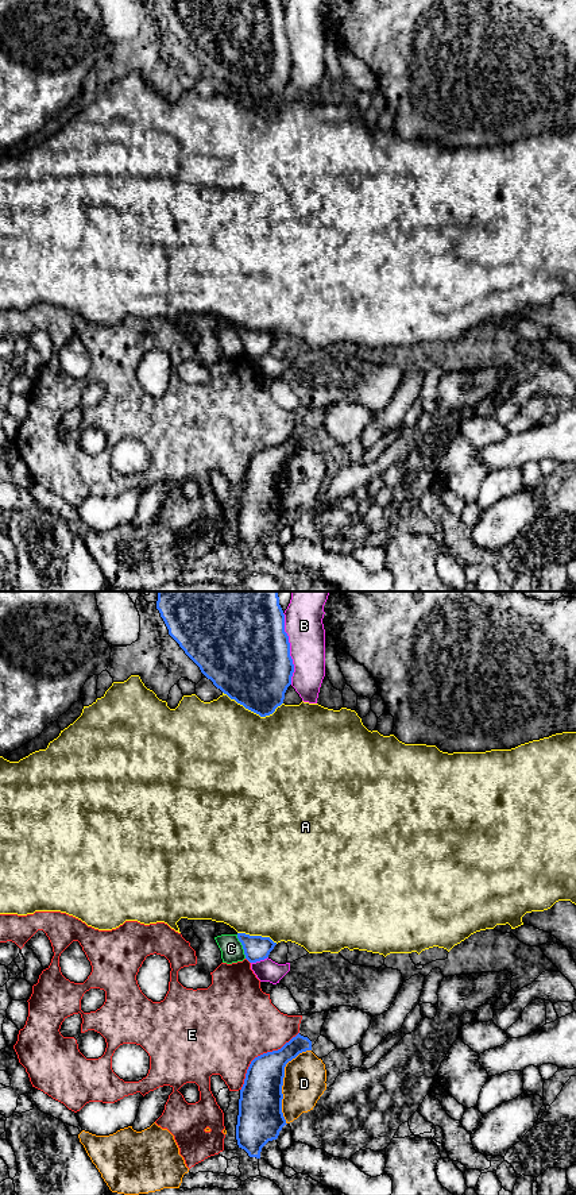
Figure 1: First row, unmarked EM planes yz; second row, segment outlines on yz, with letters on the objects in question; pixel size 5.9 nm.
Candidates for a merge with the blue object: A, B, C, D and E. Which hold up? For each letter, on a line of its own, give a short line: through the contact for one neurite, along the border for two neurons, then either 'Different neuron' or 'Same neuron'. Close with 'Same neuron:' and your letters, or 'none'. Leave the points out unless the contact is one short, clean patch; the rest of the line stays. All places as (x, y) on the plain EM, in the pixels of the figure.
A: Different neuron
B: Different neuron
C: Line: yz (236, 330), (246, 353). Different neuron
D: Different neuron
E: Different neuron
Same neuron: none

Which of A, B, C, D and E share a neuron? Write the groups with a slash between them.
A / B / C / D / E

